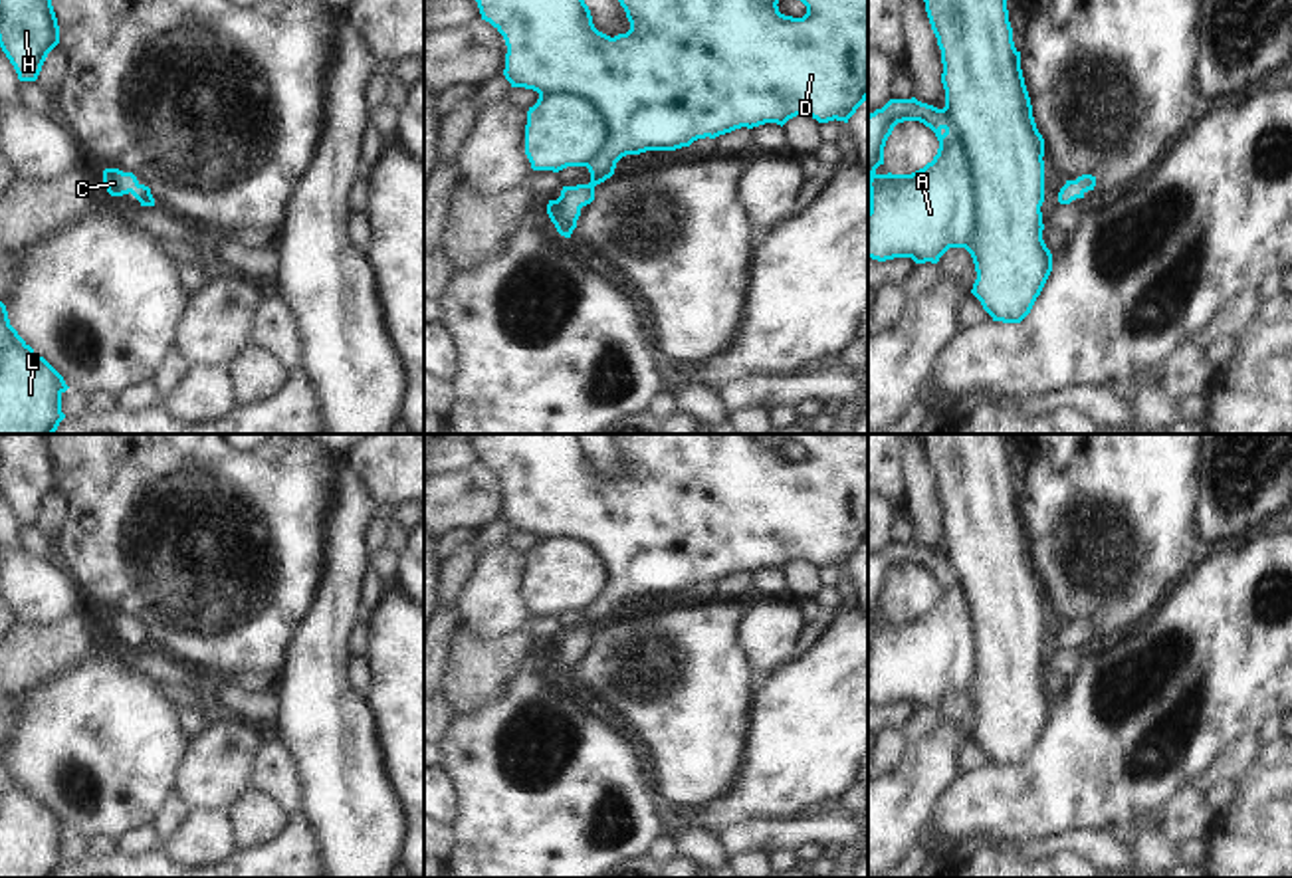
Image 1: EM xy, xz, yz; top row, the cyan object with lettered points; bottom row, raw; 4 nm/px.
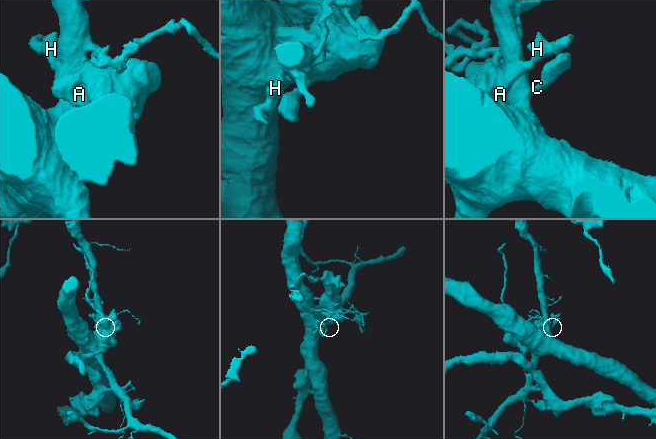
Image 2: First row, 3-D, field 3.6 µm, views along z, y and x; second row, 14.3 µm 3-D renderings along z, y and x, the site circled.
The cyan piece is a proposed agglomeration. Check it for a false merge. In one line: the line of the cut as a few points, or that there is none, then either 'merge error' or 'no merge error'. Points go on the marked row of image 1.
no cut | no merge error

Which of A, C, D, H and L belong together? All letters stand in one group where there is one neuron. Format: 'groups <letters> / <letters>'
groups A C D H L

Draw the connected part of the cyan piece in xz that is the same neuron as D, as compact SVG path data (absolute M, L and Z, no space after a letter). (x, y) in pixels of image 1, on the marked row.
M476 0L482 20L489 22L505 40L505 69L503 75L511 87L525 87L539 93L539 99L527 111L525 125L525 155L533 170L559 172L567 166L587 166L591 172L589 184L563 186L557 200L549 200L547 214L557 232L571 238L581 216L581 208L594 200L594 186L614 174L616 163L626 155L646 151L676 151L690 147L698 139L715 139L735 129L759 127L765 123L785 125L797 115L808 115L818 123L844 121L868 99L868 0L801 0L807 6L803 18L785 16L779 12L779 0L618 0L630 22L626 34L614 38L598 32L585 0Z

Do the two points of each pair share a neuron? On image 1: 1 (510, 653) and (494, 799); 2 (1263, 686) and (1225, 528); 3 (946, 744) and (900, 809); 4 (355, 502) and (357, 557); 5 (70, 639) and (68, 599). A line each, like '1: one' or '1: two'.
1: two
2: two
3: one
4: one
5: two

